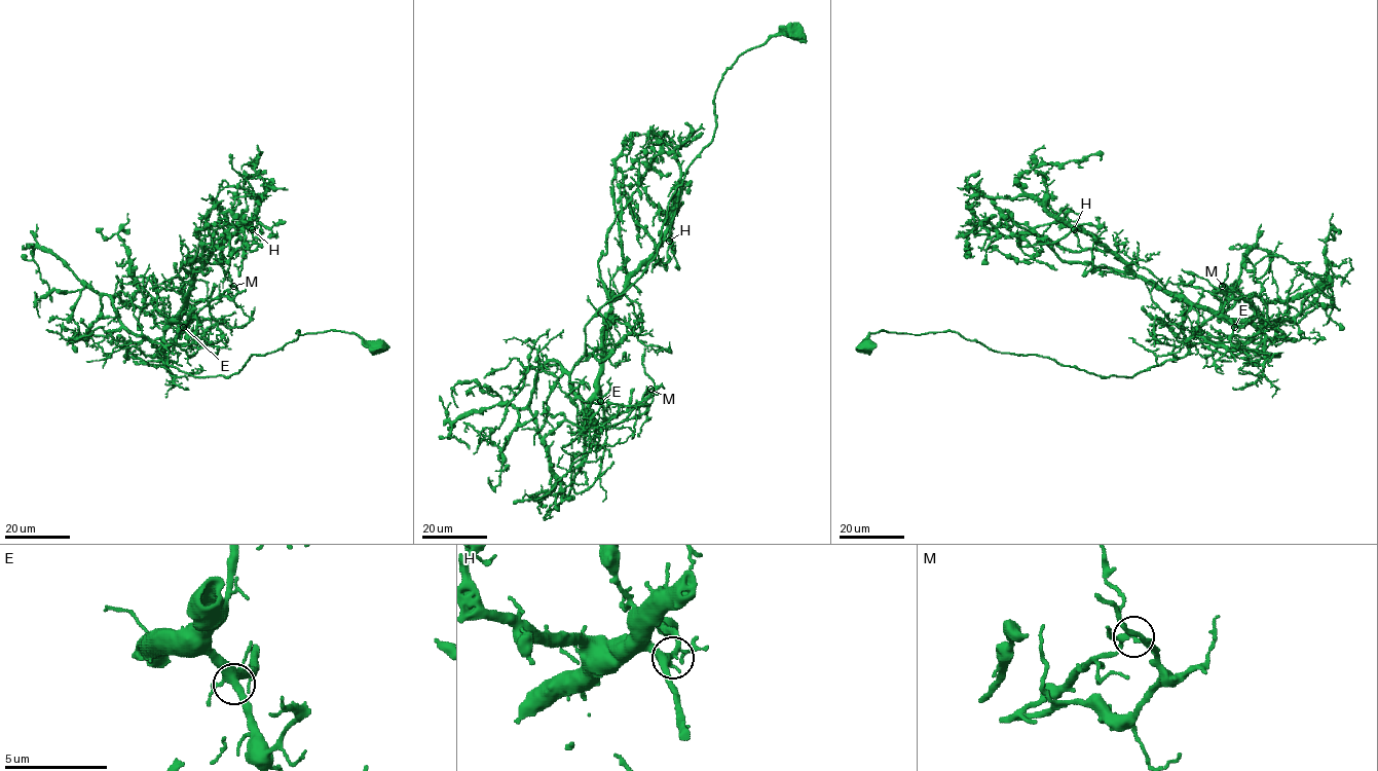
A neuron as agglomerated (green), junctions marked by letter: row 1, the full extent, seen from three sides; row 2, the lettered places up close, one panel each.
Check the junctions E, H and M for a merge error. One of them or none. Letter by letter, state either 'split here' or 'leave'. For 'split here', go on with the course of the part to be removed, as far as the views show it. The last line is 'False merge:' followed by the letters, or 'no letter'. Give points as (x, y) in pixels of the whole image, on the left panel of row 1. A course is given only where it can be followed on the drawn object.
E: leave
H: leave
M: split here; course (233, 286), (164, 349), (153, 342), (169, 365), (227, 376), (298, 331), (389, 347)
False merge: M

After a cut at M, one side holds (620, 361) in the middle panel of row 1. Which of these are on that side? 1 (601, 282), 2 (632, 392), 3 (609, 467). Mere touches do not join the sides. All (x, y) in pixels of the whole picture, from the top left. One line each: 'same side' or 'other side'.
1: same side
2: same side
3: other side

